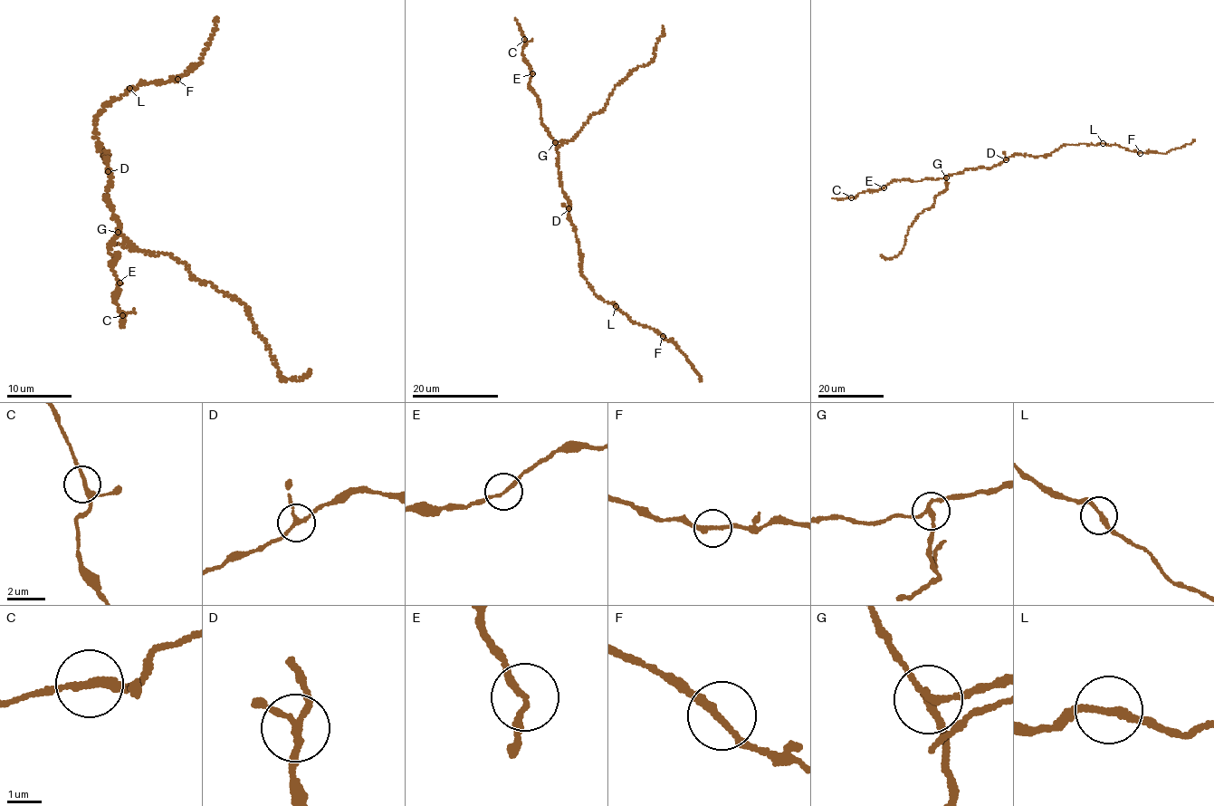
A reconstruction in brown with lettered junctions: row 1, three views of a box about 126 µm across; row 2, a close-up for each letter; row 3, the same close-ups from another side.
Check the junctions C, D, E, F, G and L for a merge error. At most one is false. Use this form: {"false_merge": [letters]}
{"false_merge": ["G"]}

